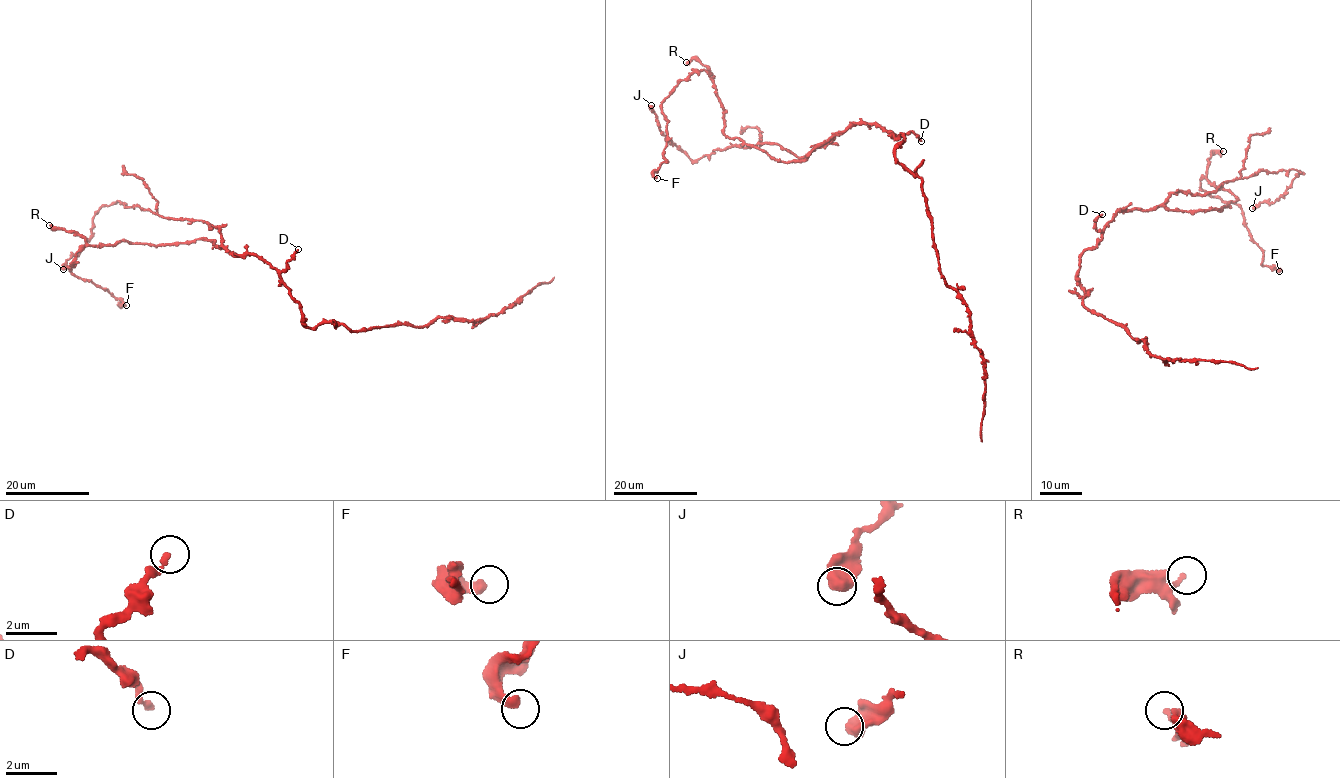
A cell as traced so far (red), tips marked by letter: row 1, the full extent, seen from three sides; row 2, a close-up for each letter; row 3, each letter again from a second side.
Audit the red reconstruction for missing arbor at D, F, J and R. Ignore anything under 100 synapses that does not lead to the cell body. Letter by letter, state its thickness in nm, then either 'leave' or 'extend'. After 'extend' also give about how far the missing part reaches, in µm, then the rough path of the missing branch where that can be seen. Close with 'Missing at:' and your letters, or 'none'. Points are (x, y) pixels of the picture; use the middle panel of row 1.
D: 240 nm thick; leave
F: 400 nm thick; leave
J: 650 nm thick; leave
R: 200 nm thick; leave
Missing at: none

